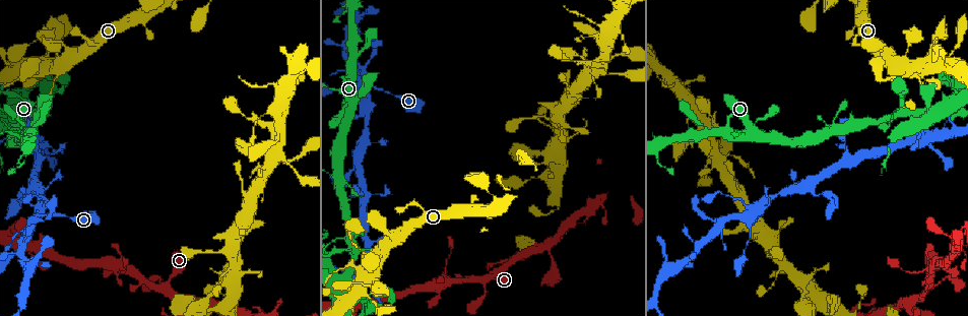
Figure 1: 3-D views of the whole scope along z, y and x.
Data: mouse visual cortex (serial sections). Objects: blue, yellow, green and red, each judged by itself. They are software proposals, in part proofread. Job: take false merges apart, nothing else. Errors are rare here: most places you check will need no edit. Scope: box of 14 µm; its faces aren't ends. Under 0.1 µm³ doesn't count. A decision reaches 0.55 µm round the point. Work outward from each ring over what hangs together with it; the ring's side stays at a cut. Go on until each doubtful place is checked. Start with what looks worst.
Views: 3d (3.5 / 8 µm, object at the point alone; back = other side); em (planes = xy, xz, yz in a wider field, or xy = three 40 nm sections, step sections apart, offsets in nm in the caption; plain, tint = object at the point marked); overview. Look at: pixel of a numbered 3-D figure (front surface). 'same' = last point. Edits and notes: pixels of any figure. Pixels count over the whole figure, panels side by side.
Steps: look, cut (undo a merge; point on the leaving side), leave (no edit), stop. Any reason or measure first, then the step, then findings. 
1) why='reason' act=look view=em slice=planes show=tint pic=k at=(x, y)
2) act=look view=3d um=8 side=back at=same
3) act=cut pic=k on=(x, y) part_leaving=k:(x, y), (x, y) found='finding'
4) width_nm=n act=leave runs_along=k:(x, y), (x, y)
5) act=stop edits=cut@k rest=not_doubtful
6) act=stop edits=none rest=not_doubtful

why='thick turns thin' act=look view=3d um=3.5 pic=1 at=(738, 216)

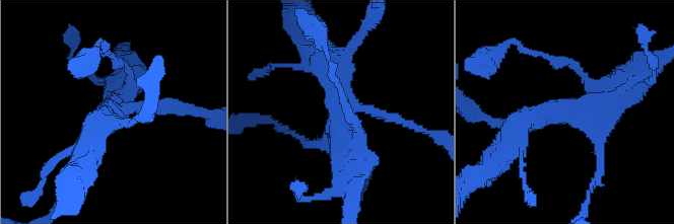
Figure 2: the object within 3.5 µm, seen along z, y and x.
arms=4 arm_widths_nm=150,250,400,400 act=look view=em slice=xy step=1 show=tint pic=2 at=(124, 106)

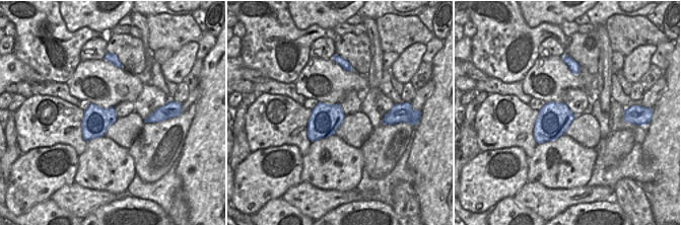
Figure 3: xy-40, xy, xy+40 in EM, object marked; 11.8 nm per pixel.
act=leave runs_along=2:(415, 129), (352, 107), (349, 165) found='all the same cell'

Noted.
why='abrupt turn' act=look view=3d um=3.5 pic=1 at=(491, 278)

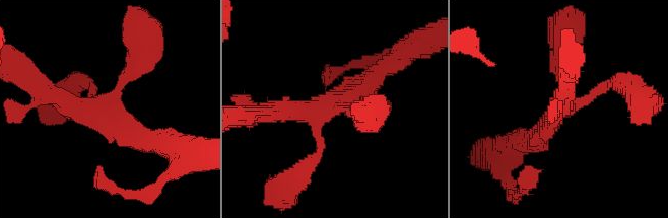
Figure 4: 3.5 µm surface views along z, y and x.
arms=4 arm_widths_nm=150,300,300,350 act=look view=em slice=xy step=3 show=plain pic=4 at=(338, 110)

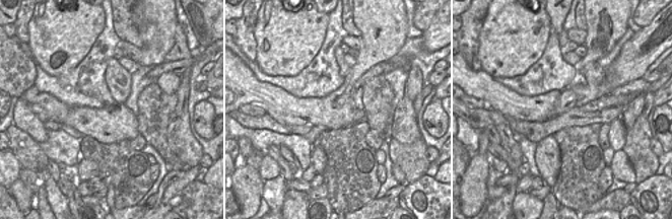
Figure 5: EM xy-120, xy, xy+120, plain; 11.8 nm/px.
why='where the object lies' act=look view=em slice=xy step=3 show=tint at=same

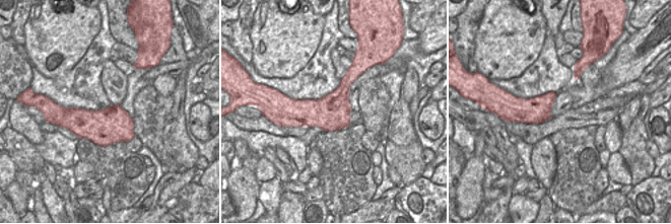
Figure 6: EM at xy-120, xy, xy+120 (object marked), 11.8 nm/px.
act=leave found='one cell here'

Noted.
act=look view=3d um=3.5 pic=1 at=(15, 121)

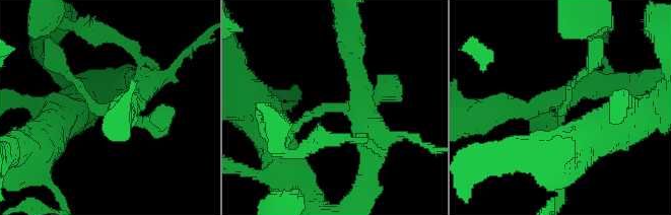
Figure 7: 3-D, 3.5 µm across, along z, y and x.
act=look view=em slice=xy step=1 show=tint pic=7 at=(104, 111)

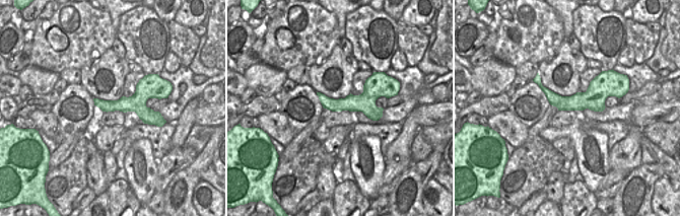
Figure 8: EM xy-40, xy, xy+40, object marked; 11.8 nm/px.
act=leave runs_along=7:(355, 70), (358, 100), (309, 114), (287, 135) found='one cell here'

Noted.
why='a fork' act=look view=3d um=3.5 pic=1 at=(28, 113)

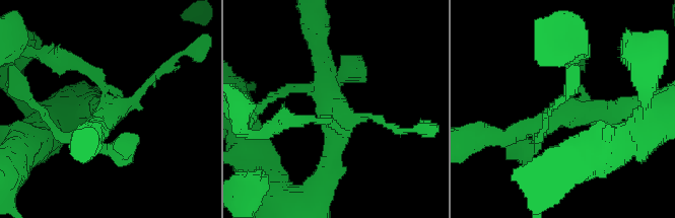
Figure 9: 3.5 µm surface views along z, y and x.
act=look view=em slice=xy step=1 show=tint pic=9 at=(336, 114)

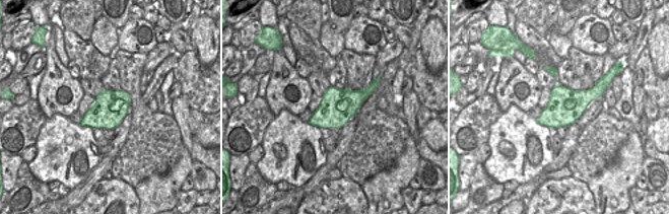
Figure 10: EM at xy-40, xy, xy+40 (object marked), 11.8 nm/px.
act=leave runs_along=9:(510, 135), (561, 113), (631, 106) found='all the same cell'

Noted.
act=stop edits=none rest=not_doubtful

